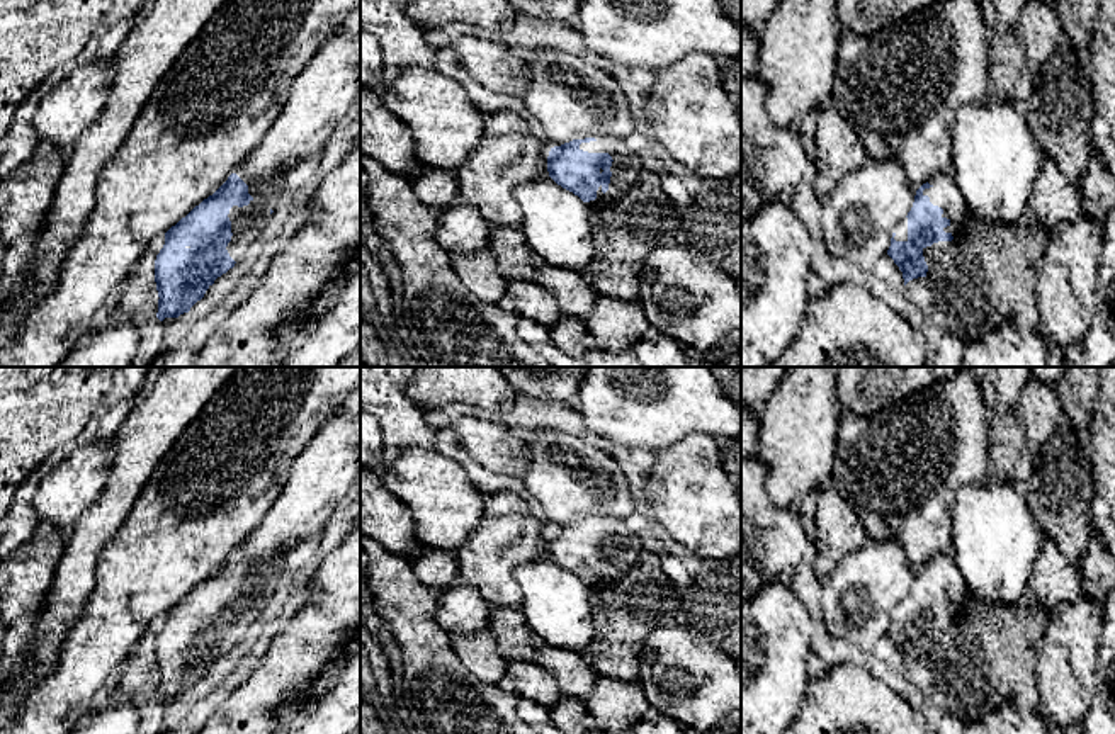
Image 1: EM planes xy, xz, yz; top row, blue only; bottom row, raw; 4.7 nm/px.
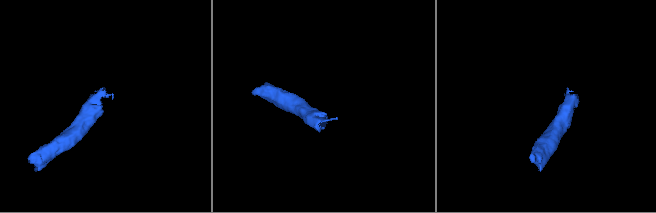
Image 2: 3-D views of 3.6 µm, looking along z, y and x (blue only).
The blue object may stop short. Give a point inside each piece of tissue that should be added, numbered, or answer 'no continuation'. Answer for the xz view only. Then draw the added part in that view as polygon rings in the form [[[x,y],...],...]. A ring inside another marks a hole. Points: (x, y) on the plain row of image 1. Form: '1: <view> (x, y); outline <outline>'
1: xz (628, 547); outline [[[600,518],[597,522],[581,523],[580,530],[588,534],[608,534],[612,537],[612,557],[608,571],[603,574],[602,566],[597,571],[597,579],[586,584],[598,584],[607,579],[619,579],[624,576],[646,552],[642,545],[642,535],[622,520],[615,518]]]

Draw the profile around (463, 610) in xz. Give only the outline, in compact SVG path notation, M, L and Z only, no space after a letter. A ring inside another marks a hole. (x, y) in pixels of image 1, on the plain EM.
M456 581L440 591L437 622L450 635L471 635L488 629L491 605L476 588Z

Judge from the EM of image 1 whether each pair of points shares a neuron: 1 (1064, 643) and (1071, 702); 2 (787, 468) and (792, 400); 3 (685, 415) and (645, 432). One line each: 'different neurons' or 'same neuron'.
1: same neuron
2: same neuron
3: same neuron

